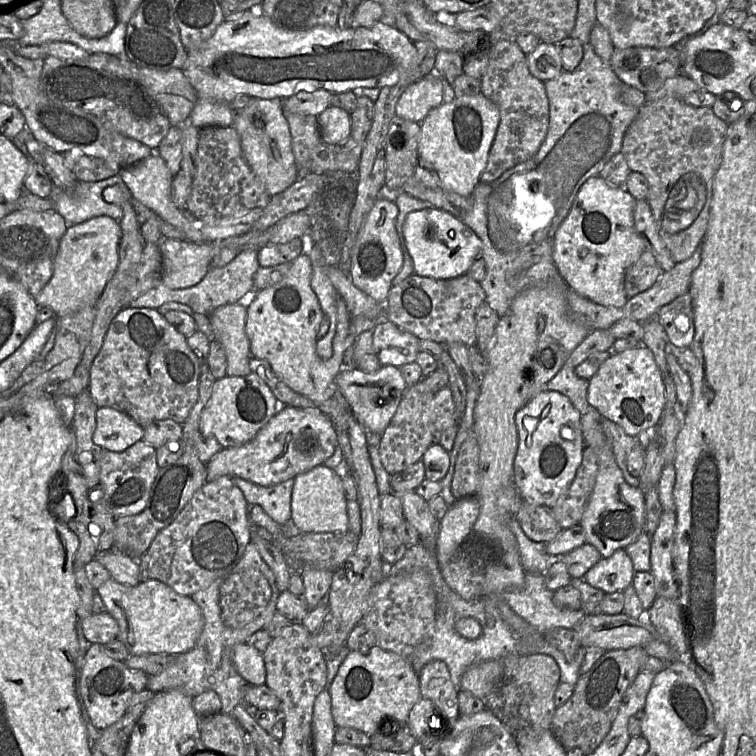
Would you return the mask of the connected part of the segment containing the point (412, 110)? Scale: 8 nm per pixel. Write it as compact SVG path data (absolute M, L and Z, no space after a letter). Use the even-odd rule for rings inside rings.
M433 72L405 88L397 102L395 116L421 124L433 109L442 104L442 79Z

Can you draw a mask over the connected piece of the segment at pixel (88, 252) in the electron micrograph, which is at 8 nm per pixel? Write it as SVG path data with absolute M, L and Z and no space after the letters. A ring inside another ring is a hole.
M97 216L66 229L54 259L50 280L34 297L38 307L49 307L55 316L64 316L95 305L119 261L121 227L118 220Z

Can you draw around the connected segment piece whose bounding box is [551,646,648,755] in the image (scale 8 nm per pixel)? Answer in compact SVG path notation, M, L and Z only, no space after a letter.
M639 646L608 650L579 678L571 698L555 709L552 718L551 731L566 750L578 747L588 755L601 744L618 714L625 692L641 672L647 656Z

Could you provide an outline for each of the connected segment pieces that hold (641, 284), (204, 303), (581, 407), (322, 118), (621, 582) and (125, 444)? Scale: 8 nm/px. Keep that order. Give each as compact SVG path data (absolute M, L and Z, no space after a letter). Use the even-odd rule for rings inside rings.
M644 250L640 258L625 273L624 289L627 299L649 289L662 272L654 256Z
M244 249L224 266L211 266L210 263L209 269L204 278L192 287L171 289L160 284L132 300L125 307L157 309L165 303L178 302L190 307L194 313L209 316L217 307L236 303L246 293L253 290L253 277L258 268L263 267L259 266L255 249Z
M564 364L562 369L547 383L546 389L568 397L582 416L591 409L595 409L587 400L588 386L588 380L576 375L575 366Z
M330 106L317 115L322 143L339 144L351 136L350 115L343 109Z
M617 549L608 558L601 558L583 576L583 580L604 593L623 591L632 585L634 569L624 549Z
M98 407L92 440L102 449L121 452L143 440L143 427L113 407Z

